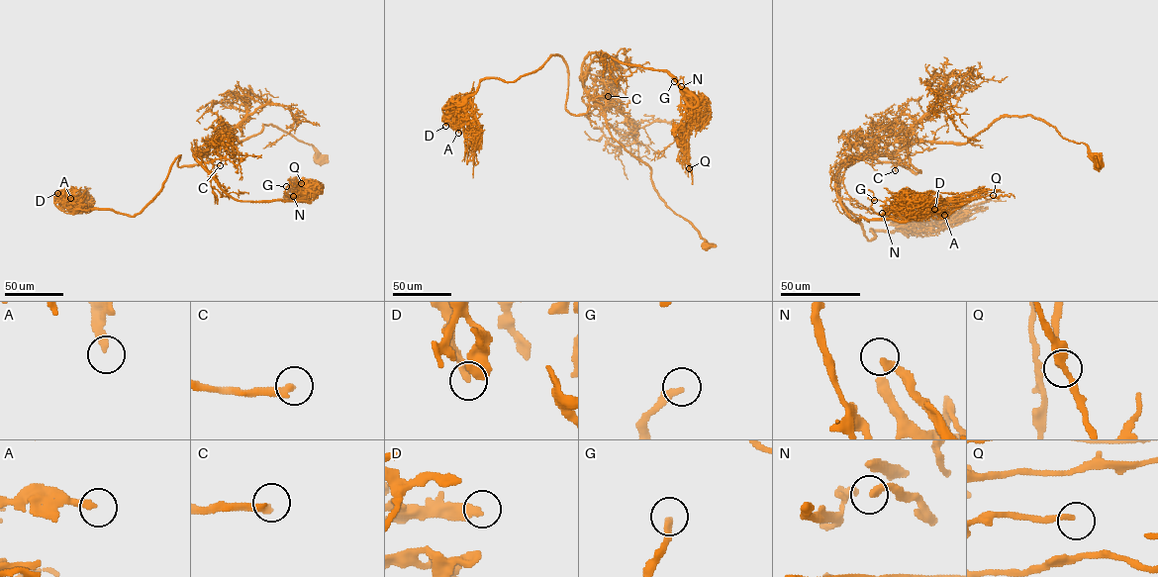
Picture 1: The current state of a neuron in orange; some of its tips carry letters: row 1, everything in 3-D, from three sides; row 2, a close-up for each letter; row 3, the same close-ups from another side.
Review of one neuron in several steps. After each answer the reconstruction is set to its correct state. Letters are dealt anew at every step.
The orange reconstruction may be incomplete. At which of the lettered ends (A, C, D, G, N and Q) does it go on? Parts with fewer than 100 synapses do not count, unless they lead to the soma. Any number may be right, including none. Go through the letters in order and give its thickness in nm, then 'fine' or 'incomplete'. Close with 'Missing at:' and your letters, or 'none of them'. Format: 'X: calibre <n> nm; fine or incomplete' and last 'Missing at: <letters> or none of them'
A: calibre 280 nm; fine
C: calibre 300 nm; incomplete
D: calibre 340 nm; fine
G: calibre 280 nm; fine
N: calibre 300 nm; fine
Q: calibre 240 nm; fine
Missing at: C

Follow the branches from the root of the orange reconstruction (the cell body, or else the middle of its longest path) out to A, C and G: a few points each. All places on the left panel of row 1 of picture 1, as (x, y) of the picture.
A: (318, 157), (263, 125), (214, 144), (198, 165), (179, 166), (179, 155), (133, 216), (73, 210), (70, 198)
C: (318, 157), (313, 144), (271, 124), (263, 125), (260, 132), (238, 144), (214, 144), (201, 156), (220, 165)
G: (318, 157), (313, 144), (271, 124), (194, 154), (239, 200), (309, 203), (286, 186)

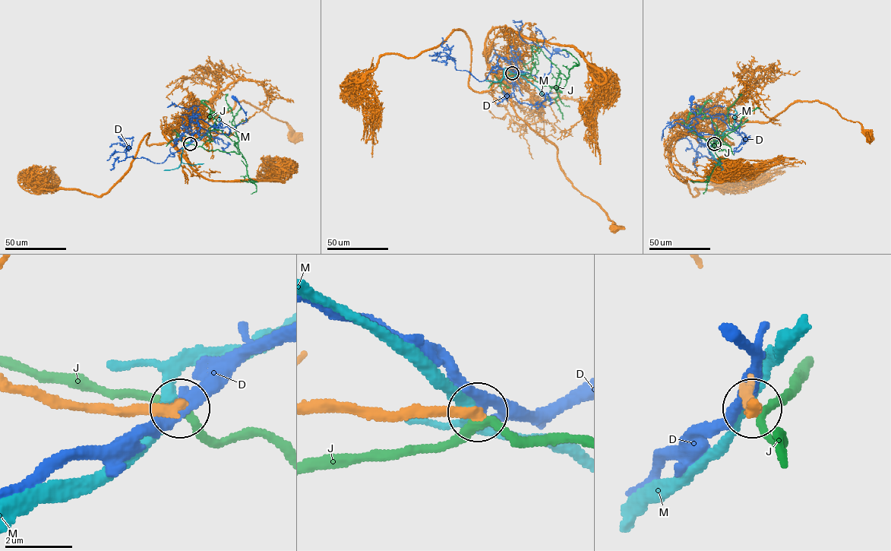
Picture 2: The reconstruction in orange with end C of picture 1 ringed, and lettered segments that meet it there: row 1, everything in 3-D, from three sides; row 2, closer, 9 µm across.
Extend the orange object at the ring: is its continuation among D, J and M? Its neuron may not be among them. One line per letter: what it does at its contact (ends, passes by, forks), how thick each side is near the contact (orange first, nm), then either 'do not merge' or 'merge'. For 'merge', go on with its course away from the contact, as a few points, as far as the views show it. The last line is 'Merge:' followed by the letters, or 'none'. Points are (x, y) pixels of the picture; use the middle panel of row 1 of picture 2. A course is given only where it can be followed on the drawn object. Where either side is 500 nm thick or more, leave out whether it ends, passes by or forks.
D: it passes by; calibres 320 and 360 nm; do not merge
J: it passes by; calibres 340 and 260 nm; do not merge
M: it passes by; calibres 360 and 400 nm; do not merge
Merge: none

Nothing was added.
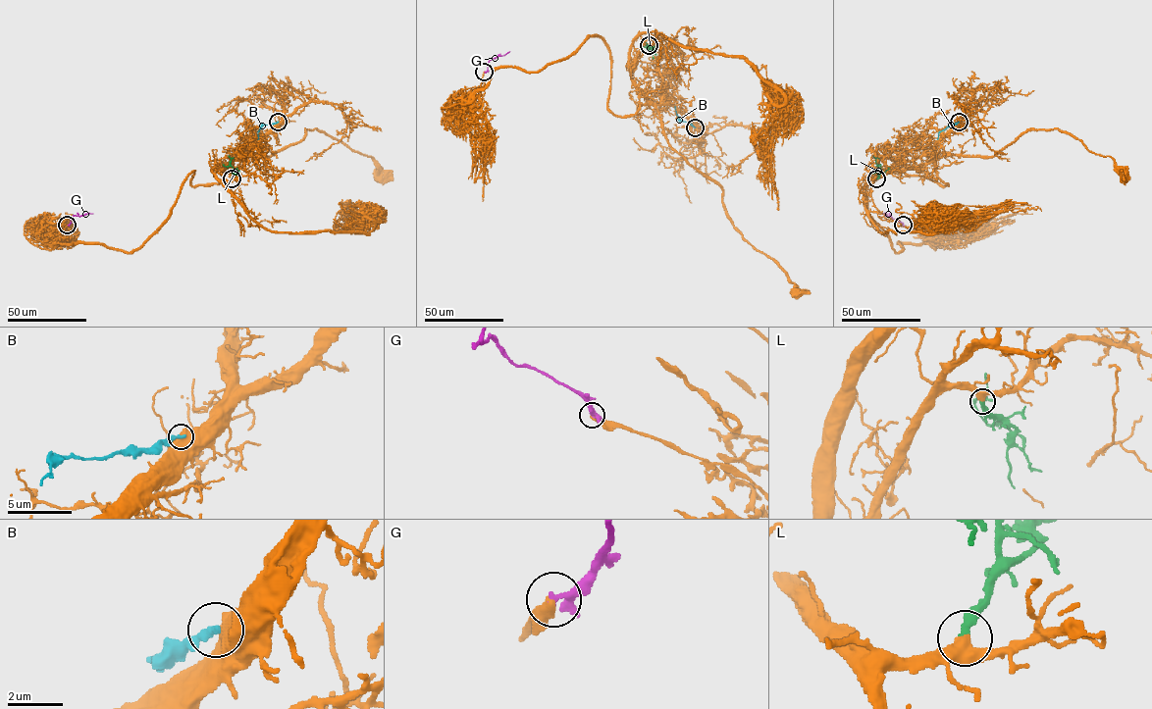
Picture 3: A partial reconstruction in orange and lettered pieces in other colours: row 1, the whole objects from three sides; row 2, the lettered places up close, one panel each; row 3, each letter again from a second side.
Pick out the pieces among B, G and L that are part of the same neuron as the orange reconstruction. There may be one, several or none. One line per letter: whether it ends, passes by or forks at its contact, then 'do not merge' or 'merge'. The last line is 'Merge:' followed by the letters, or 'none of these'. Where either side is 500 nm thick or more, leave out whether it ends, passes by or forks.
B: do not merge
G: it passes by; merge
L: it ends there; merge
Merge: G, L

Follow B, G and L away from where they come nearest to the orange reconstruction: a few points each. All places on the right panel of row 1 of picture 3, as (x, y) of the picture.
B: (959, 122), (941, 130), (937, 139)
G: (903, 225), (882, 213)
L: (876, 178), (880, 166), (875, 160), (879, 159)

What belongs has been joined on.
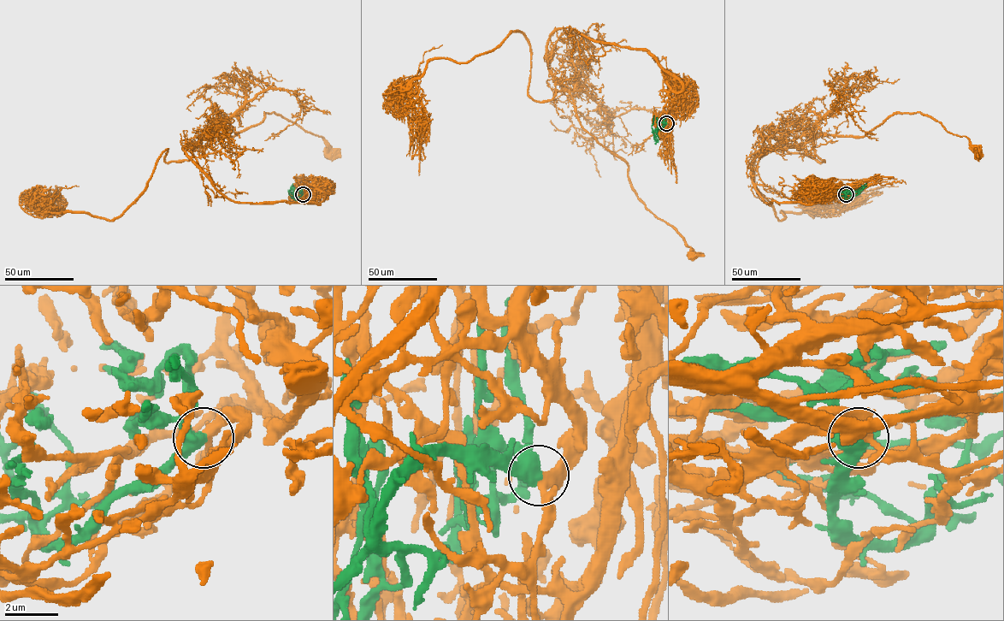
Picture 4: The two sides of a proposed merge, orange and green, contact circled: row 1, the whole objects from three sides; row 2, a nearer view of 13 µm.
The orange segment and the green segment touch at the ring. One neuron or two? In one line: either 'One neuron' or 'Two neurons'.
One neuron

